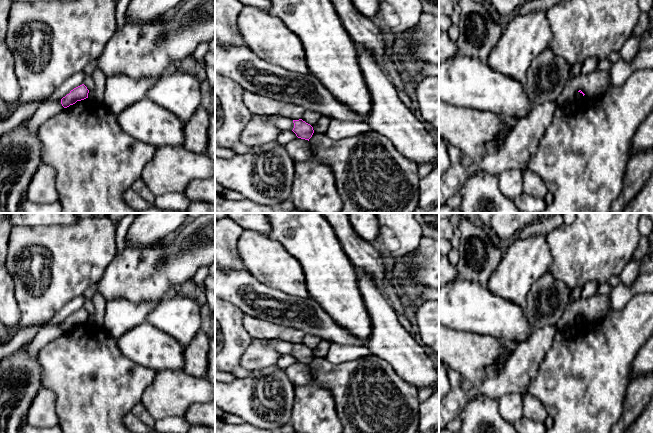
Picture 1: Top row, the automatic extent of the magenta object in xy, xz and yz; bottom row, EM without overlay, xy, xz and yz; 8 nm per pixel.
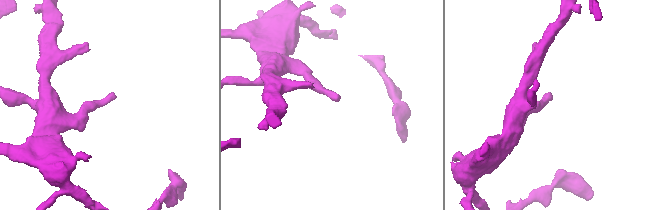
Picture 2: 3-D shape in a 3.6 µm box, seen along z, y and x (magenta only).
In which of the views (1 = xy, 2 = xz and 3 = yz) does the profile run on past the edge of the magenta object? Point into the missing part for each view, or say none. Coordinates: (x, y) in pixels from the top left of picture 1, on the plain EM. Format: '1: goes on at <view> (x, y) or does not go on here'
1: does not go on here
2: does not go on here
3: does not go on here

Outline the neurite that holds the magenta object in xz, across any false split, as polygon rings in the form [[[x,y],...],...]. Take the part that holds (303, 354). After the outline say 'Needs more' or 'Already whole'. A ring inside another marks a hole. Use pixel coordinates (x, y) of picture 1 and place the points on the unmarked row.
[[[302,343],[293,344],[293,347],[294,352],[292,355],[296,358],[296,360],[309,365],[314,357],[313,351]]]. Already whole

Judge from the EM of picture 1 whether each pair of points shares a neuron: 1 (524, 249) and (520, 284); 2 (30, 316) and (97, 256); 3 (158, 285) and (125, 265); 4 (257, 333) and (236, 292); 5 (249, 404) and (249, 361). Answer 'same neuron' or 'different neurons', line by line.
1: same neuron
2: same neuron
3: same neuron
4: different neurons
5: different neurons

